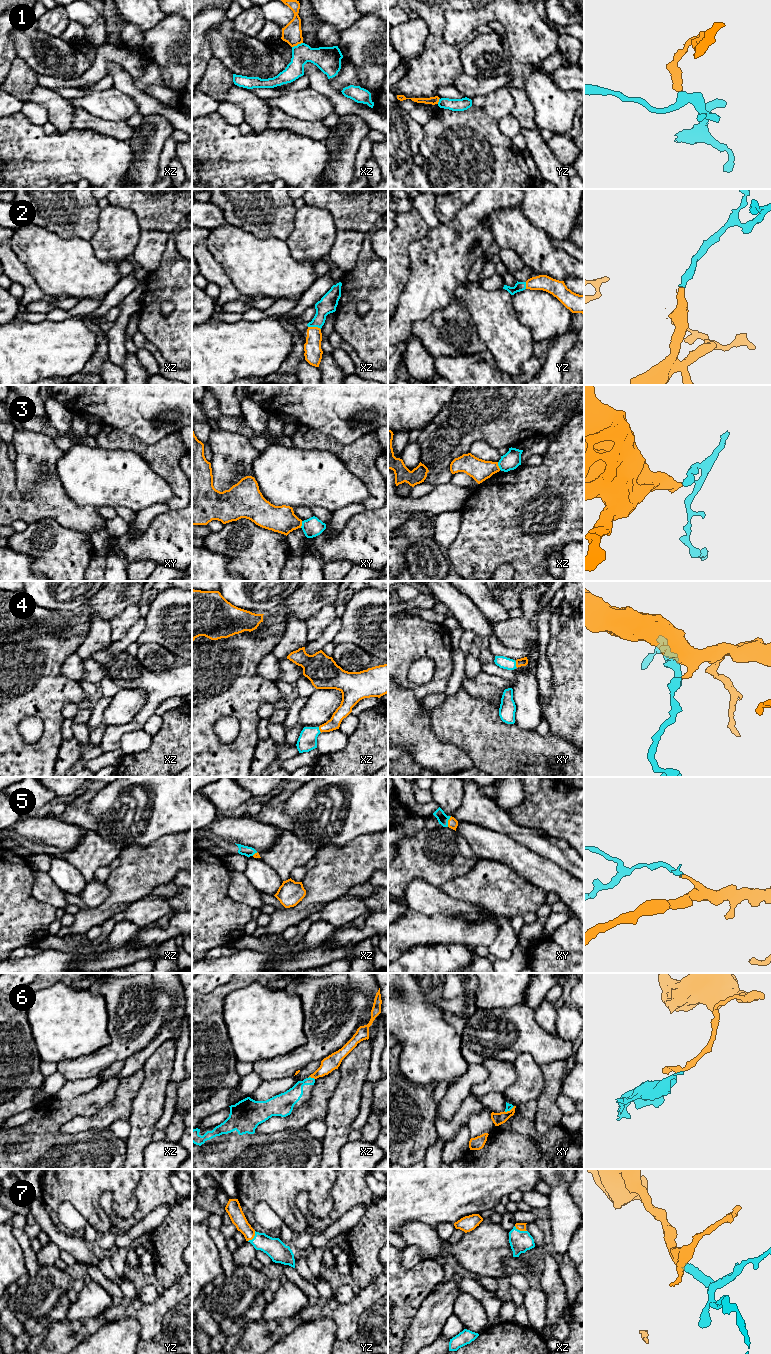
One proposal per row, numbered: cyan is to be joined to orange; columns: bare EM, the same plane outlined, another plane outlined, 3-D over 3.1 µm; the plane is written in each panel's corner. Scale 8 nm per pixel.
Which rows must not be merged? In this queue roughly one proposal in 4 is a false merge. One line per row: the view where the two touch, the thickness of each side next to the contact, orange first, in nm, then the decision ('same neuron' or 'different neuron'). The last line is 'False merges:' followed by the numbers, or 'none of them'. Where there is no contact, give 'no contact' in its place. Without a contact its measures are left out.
1: xz | 160/180 nm | different neuron
2: xz | 140/140 nm | same neuron
3: xz | 170/150 nm | different neuron
4: xy | 60/100 nm | same neuron
5: xy | 80/90 nm | same neuron
6: xz | 120/130 nm | different neuron
7: xz | 60/180 nm | same neuron
False merges: 1, 3, 6

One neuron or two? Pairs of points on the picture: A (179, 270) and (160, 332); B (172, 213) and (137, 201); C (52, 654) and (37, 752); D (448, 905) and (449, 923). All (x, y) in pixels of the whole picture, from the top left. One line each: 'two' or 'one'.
A: one
B: one
C: one
D: two

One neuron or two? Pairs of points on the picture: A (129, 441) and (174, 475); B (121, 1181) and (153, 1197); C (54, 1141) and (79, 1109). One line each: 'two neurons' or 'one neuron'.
A: one neuron
B: two neurons
C: one neuron

